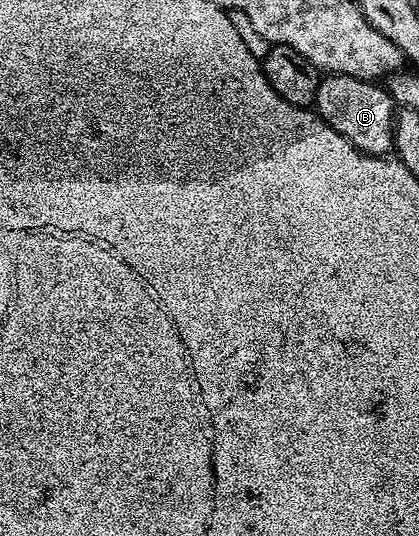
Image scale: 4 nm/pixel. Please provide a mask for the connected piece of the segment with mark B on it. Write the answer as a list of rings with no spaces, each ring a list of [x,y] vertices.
[[[324,74],[319,81],[314,110],[345,141],[362,151],[365,155],[387,155],[395,141],[395,116],[397,104],[391,100],[386,86],[369,79],[358,79],[348,75]]]

